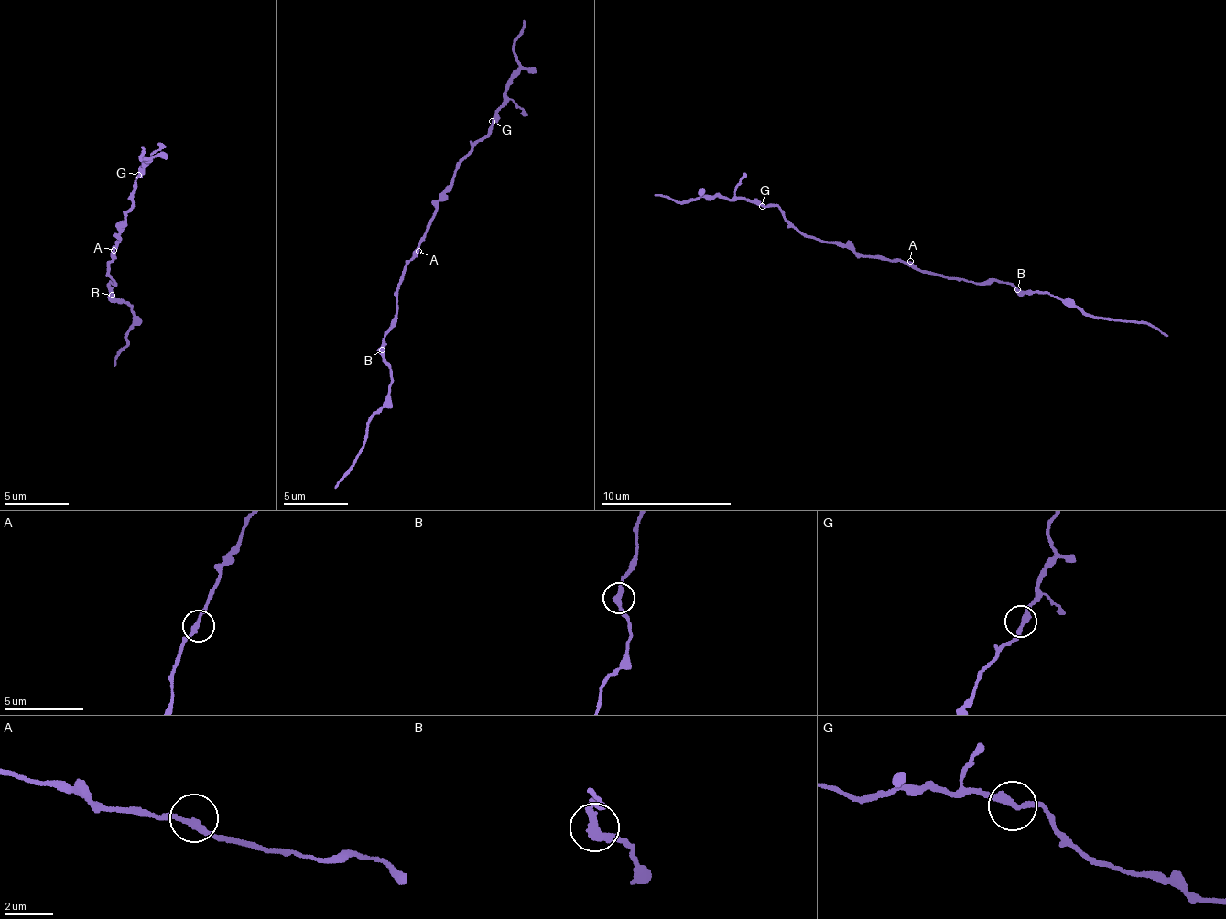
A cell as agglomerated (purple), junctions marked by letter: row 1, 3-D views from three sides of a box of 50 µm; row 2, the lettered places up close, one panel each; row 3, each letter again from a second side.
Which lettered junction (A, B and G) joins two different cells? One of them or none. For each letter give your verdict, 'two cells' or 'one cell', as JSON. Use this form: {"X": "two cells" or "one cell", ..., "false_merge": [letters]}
{"A": "one cell", "B": "one cell", "G": "one cell", "false_merge": []}

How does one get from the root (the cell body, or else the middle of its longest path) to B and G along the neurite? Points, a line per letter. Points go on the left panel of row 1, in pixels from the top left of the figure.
B: (111, 256), (113, 258), (109, 263), (107, 272), (117, 285), (108, 284), (113, 296)
G: (111, 256), (138, 175)

